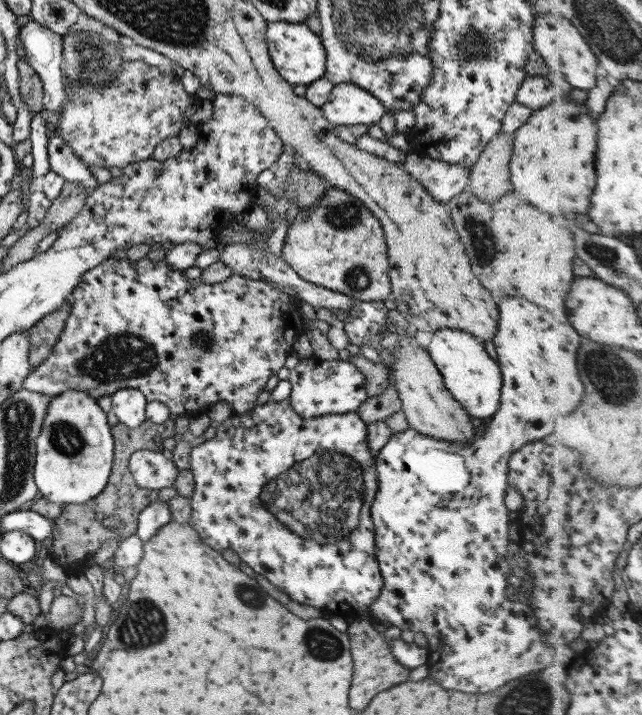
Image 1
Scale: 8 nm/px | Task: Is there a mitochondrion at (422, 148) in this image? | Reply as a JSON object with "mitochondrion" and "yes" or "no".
{"mitochondrion":"no"}

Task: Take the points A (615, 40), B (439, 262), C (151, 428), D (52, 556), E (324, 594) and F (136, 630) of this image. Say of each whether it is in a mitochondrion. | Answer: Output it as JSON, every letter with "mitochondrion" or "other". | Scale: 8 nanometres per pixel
{"A":"mitochondrion","B":"other","C":"other","D":"other","E":"other","F":"mitochondrion"}

